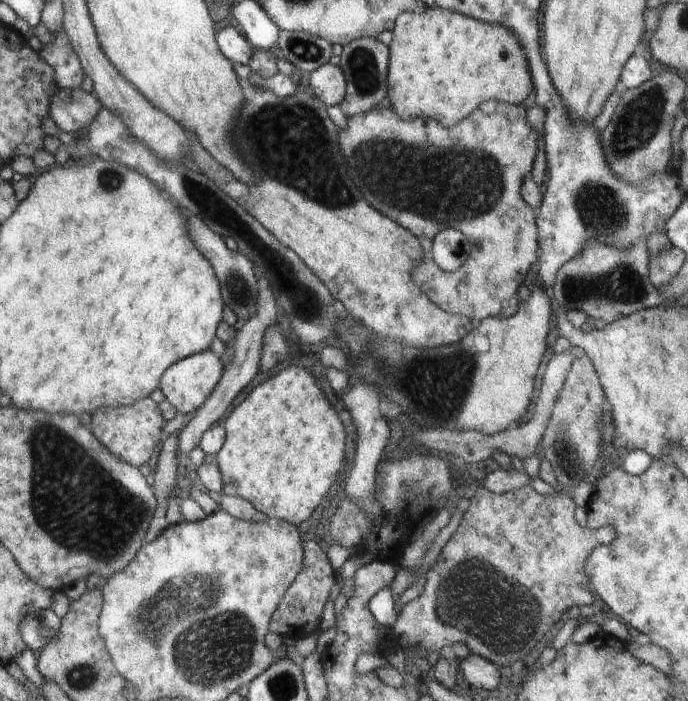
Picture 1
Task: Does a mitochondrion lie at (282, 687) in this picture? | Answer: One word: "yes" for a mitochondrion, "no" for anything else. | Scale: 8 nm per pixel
yes

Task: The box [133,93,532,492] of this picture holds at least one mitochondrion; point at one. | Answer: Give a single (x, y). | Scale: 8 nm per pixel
(446, 181)

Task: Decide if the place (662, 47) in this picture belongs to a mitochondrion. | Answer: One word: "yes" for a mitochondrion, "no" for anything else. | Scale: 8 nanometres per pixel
no

